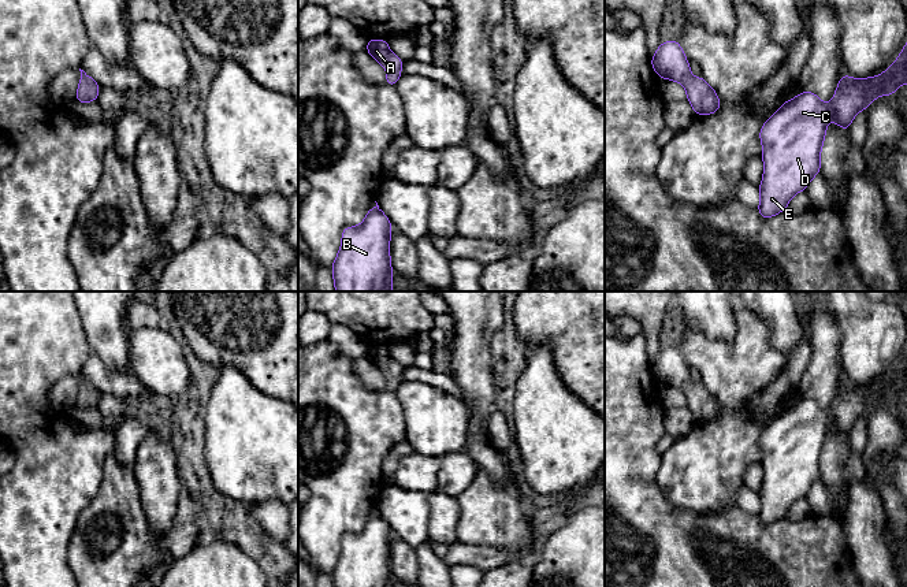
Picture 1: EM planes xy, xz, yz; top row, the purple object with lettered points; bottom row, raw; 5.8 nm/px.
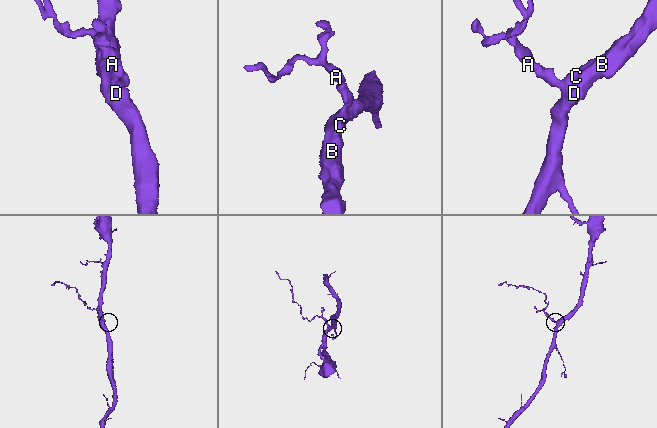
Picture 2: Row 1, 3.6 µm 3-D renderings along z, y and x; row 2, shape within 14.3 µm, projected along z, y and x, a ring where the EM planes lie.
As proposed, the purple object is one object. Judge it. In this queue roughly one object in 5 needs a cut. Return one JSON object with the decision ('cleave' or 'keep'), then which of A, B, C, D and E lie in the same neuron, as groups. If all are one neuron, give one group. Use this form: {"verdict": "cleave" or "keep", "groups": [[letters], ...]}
{"verdict": "keep", "groups": [["A", "B", "C", "D", "E"]]}

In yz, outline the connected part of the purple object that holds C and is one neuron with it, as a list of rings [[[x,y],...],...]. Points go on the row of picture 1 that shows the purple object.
[[[907,42],[896,62],[877,77],[855,79],[843,74],[829,107],[806,90],[780,105],[759,131],[765,166],[758,186],[761,218],[787,211],[791,197],[806,190],[821,172],[821,148],[830,119],[845,131],[859,111],[881,94],[893,96],[903,83],[907,83]]]

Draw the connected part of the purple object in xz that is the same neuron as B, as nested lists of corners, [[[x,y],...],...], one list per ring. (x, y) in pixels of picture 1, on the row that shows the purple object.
[[[378,203],[360,226],[342,230],[342,244],[331,265],[335,291],[393,291],[391,222]]]

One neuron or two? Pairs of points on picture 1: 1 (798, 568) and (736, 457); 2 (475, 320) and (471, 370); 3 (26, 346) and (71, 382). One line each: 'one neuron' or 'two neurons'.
1: two neurons
2: one neuron
3: two neurons

